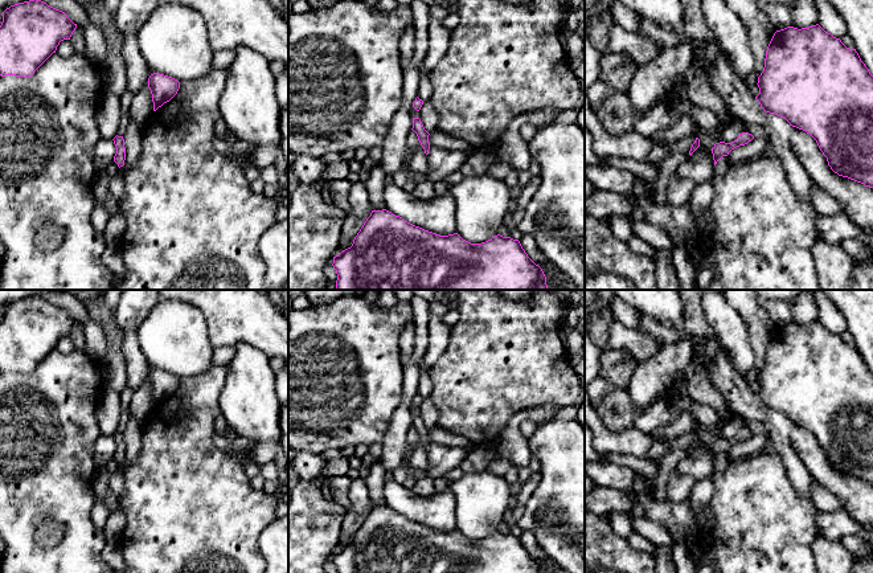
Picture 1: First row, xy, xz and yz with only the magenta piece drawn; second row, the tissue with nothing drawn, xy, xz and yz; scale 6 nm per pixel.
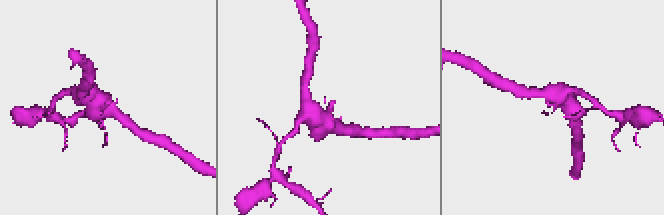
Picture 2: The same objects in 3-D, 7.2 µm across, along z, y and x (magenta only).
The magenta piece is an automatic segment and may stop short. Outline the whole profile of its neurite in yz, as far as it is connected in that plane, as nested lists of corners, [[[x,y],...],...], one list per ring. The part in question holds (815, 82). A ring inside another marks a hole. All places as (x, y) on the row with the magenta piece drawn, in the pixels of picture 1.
[[[819,24],[802,29],[787,26],[774,33],[767,46],[765,67],[758,77],[757,85],[759,87],[759,94],[755,99],[766,112],[784,118],[792,127],[810,134],[816,140],[820,151],[827,157],[828,165],[835,173],[873,188],[873,75],[861,61],[856,49],[847,48],[840,38],[836,38],[831,33],[825,32]]]

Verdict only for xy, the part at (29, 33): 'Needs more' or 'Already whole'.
Already whole

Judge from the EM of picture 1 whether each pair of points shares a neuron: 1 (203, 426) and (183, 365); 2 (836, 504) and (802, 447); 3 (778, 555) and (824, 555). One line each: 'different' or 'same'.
1: different
2: different
3: different

